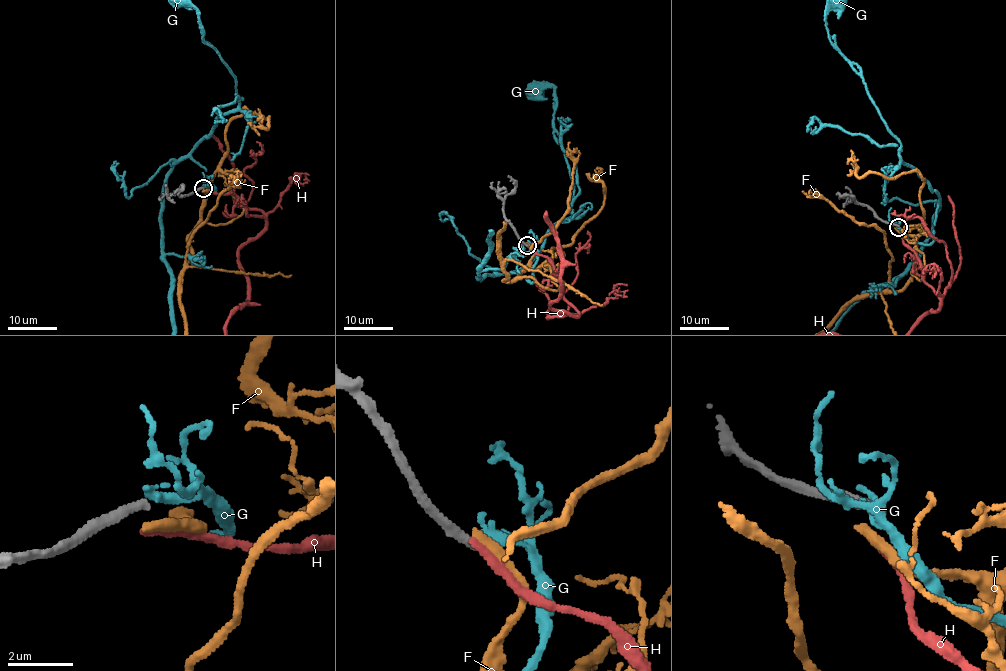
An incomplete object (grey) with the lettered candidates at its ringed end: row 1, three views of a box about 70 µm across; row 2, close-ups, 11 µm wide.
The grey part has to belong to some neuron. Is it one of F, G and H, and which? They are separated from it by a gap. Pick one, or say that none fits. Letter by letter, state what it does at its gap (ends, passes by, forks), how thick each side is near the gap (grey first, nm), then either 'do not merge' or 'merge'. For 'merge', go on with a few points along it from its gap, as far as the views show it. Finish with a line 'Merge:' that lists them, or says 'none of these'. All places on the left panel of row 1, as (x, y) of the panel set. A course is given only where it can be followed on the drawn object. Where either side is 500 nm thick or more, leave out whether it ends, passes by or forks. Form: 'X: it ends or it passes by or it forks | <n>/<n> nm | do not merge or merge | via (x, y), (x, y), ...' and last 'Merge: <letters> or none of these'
F: it ends | 280/360 nm | merge
G: it ends | 280/360 nm | do not merge
H: it ends | 280/280 nm | do not merge
Merge: F

